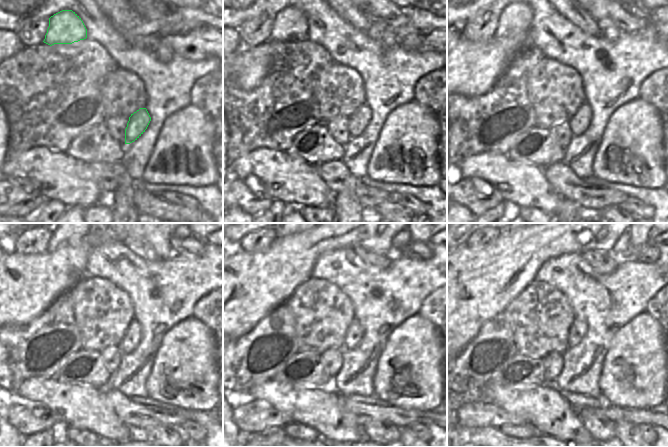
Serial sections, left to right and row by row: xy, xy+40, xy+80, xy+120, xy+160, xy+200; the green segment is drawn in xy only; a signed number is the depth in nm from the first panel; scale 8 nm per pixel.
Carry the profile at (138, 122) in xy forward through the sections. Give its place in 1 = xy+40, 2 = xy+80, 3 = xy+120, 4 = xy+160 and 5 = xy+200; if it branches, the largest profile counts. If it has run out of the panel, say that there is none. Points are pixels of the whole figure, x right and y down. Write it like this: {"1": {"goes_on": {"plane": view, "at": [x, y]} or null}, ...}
{"1": {"goes_on": {"plane": "xy+40", "at": [358, 121]}}, "2": {"goes_on": {"plane": "xy+80", "at": [579, 122]}}, "3": {"goes_on": {"plane": "xy+120", "at": [131, 339]}}, "4": {"goes_on": {"plane": "xy+160", "at": [354, 333]}}, "5": {"goes_on": {"plane": "xy+200", "at": [578, 329]}}}

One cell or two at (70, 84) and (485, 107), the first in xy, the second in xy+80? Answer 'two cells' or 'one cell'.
one cell

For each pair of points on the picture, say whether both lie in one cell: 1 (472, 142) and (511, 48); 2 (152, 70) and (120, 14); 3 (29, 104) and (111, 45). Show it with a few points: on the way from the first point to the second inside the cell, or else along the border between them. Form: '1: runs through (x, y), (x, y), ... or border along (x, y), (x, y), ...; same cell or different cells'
1: border along (513, 55), (496, 82), (485, 93); different cells
2: border along (120, 34), (130, 43), (154, 52); different cells
3: border along (87, 37), (95, 40), (119, 67); different cells

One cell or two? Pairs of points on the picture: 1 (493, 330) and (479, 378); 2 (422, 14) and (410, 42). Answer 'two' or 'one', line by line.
1: one
2: one

